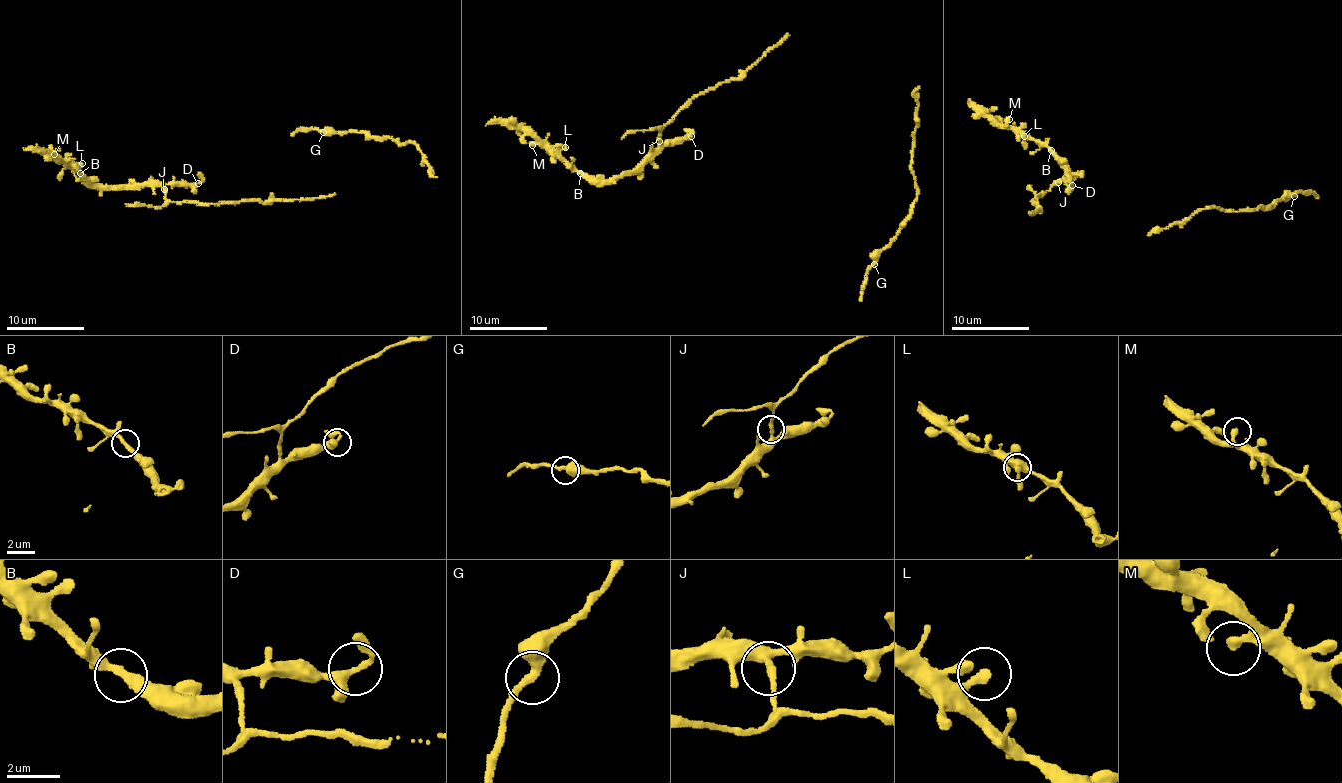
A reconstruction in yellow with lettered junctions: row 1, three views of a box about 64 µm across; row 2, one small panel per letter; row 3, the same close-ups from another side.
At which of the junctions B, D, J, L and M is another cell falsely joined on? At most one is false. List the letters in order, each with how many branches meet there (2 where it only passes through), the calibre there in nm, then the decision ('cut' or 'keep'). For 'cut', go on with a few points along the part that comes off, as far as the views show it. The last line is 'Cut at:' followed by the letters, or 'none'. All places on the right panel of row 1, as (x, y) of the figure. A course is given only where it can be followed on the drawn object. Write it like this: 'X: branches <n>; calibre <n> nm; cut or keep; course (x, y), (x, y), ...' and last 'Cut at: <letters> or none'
B: branches 2; calibre 360 nm; keep
D: branches 3; calibre 280 nm; keep
J: branches 2; calibre 240 nm; cut
L: branches 1; calibre 340 nm; keep
M: branches 1; calibre 320 nm; keep
Cut at: J

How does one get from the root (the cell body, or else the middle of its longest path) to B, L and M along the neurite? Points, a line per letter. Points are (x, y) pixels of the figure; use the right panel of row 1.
B: (1033, 214), (1030, 212), (1039, 210), (1031, 200), (1070, 174), (1051, 150)
L: (1033, 214), (1030, 212), (1039, 210), (1031, 200), (1070, 174), (1065, 170), (1059, 157), (1024, 136)
M: (1033, 214), (1030, 212), (1039, 210), (1031, 200), (1070, 174), (1058, 157), (1011, 128), (1009, 119)

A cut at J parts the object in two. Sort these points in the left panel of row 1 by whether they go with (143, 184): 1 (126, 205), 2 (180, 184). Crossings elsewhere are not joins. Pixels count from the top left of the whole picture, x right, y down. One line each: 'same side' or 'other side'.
1: other side
2: same side

